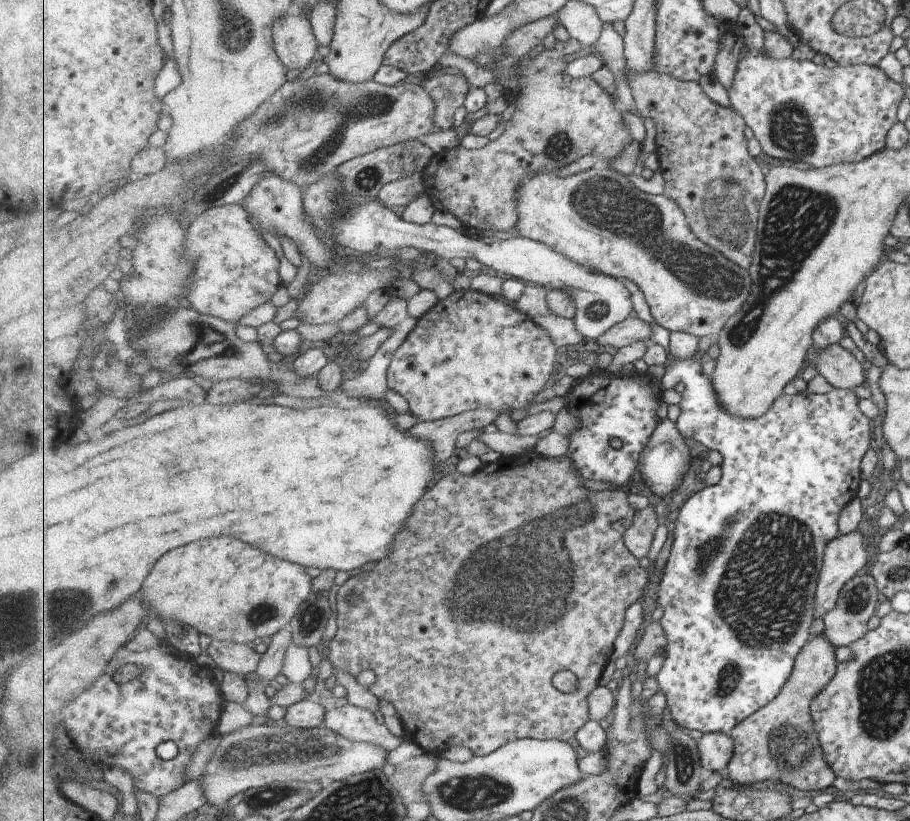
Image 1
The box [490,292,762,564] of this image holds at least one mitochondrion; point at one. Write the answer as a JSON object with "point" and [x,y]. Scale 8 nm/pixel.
{"point":[597,309]}

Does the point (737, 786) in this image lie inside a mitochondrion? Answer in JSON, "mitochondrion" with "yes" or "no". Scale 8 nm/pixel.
{"mitochondrion":"no"}

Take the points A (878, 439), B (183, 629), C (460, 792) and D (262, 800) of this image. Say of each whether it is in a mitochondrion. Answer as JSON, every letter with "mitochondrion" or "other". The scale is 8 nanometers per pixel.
{"A":"other","B":"other","C":"mitochondrion","D":"mitochondrion"}

